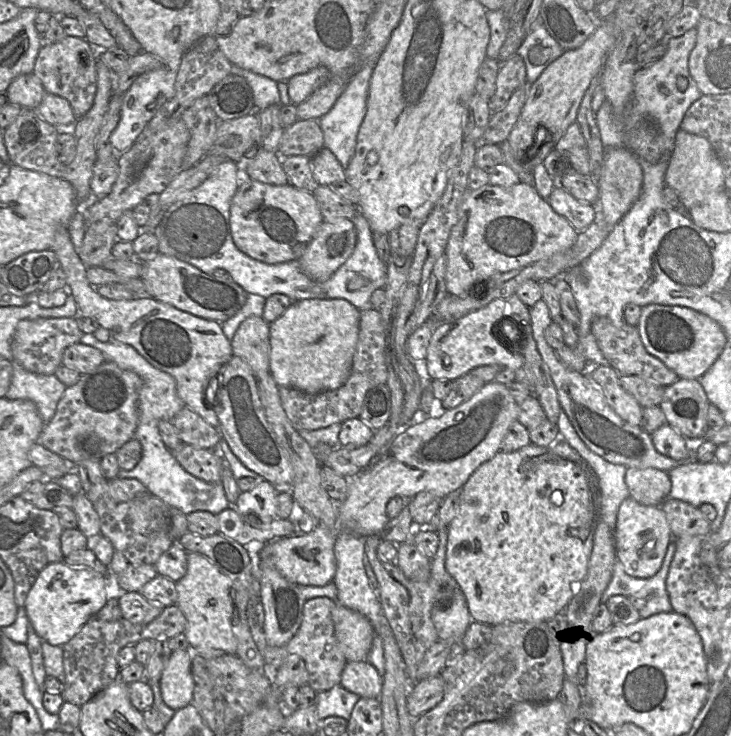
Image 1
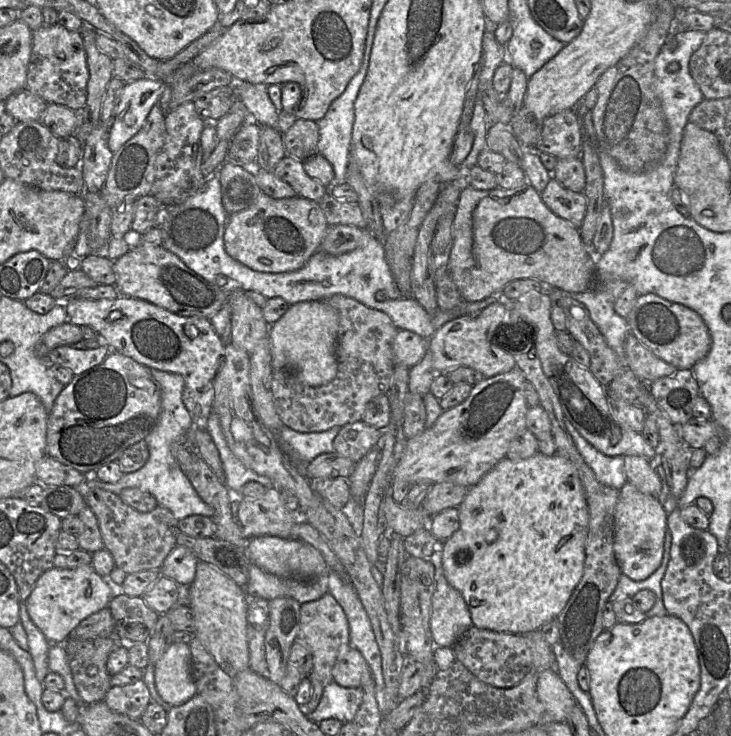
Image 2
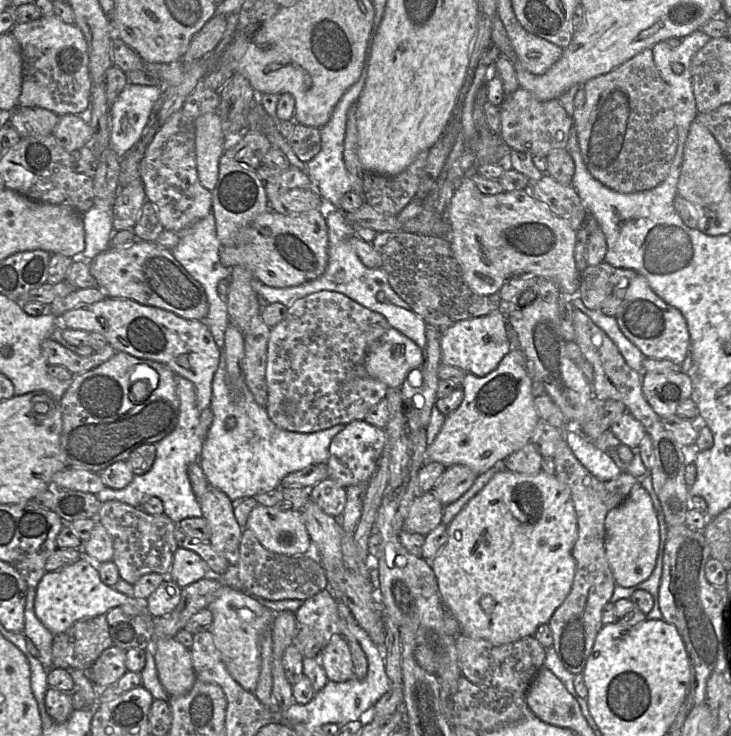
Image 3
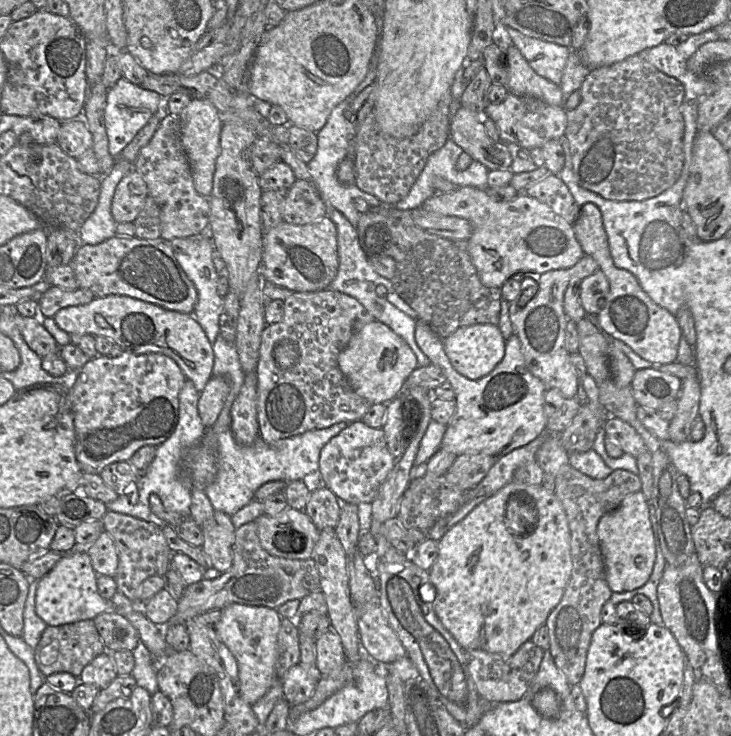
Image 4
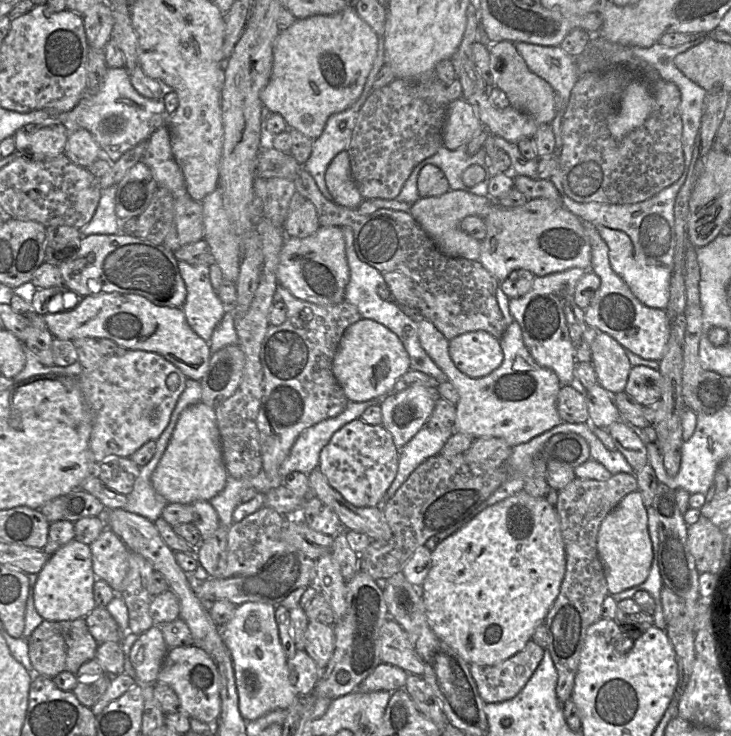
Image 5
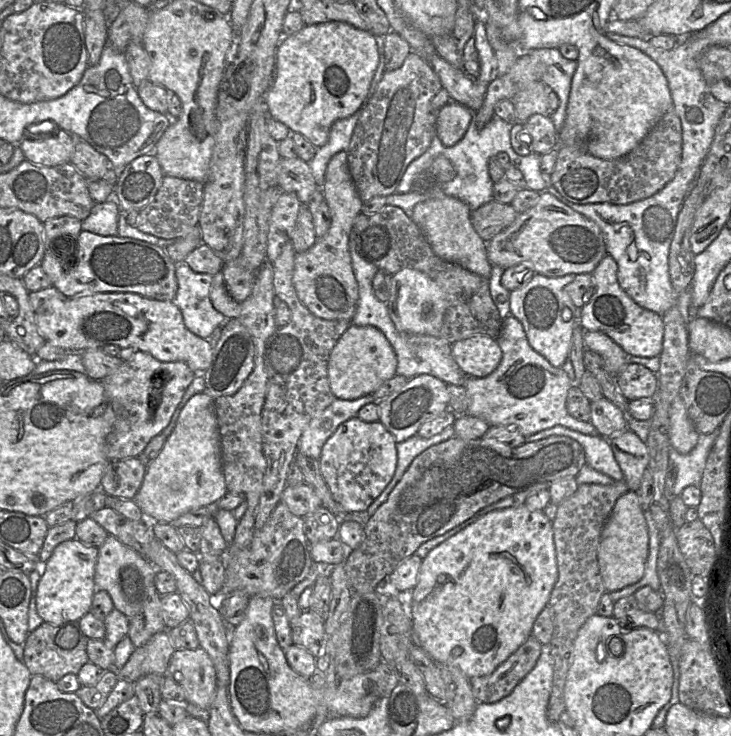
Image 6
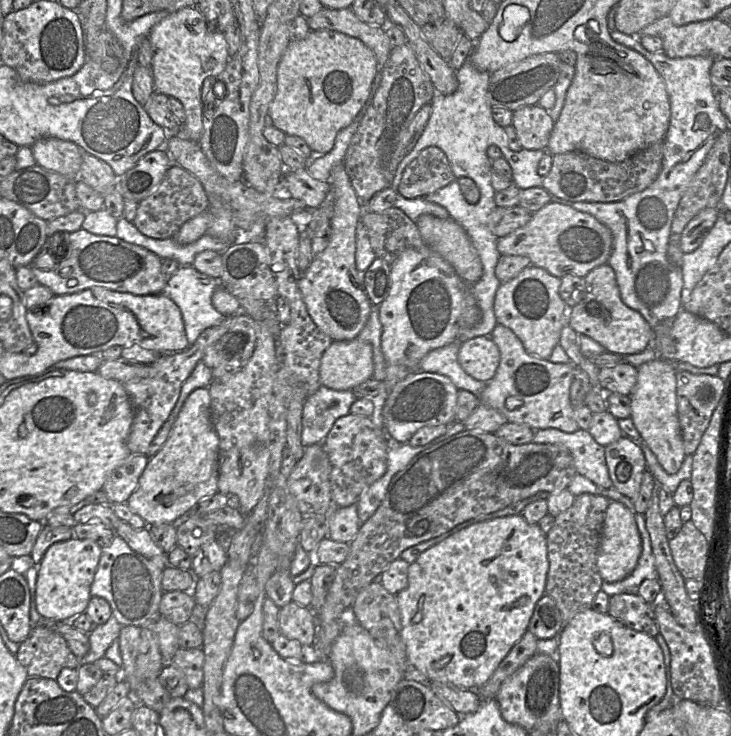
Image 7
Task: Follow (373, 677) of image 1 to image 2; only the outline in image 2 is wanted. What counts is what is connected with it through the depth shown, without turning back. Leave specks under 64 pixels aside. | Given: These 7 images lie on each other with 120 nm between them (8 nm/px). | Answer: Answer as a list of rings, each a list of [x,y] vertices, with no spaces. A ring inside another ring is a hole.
[[[349,646],[333,666],[332,678],[345,688],[363,688],[372,679],[372,672],[362,654]]]

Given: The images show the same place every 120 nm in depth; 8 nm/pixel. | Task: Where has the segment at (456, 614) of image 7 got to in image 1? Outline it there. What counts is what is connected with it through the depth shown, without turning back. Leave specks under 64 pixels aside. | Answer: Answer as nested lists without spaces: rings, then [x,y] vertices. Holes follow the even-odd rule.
[[[559,438],[553,444],[542,447],[533,443],[513,452],[500,450],[492,459],[481,464],[461,488],[459,509],[448,525],[445,569],[462,589],[473,622],[494,627],[503,623],[548,622],[557,614],[563,613],[576,593],[578,585],[584,580],[593,547],[596,525],[600,520],[596,495],[596,477],[583,460],[565,440]]]

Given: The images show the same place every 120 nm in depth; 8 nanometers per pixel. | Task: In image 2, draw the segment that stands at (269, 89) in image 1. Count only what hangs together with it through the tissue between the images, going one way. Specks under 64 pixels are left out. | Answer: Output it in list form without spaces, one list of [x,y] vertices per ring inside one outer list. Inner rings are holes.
[[[236,81],[236,83],[239,95],[252,121],[258,123],[260,126],[277,129],[279,113],[269,98],[267,92],[268,86],[242,81]]]

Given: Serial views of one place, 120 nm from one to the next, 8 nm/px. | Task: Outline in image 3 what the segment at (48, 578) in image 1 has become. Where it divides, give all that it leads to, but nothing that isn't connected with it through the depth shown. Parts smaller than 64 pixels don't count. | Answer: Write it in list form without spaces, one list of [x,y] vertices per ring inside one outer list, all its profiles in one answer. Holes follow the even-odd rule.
[[[86,557],[52,572],[46,572],[36,587],[34,611],[38,620],[54,635],[67,630],[75,622],[106,614],[110,609],[130,605],[149,613],[145,600],[128,597],[105,585],[99,577],[97,564]]]

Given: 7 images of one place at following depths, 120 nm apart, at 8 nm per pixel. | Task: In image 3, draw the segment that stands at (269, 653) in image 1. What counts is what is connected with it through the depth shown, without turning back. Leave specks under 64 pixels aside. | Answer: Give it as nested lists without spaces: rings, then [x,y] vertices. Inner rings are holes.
[[[323,590],[304,600],[294,615],[299,627],[307,627],[319,636],[323,647],[333,635],[340,633],[337,600],[330,590]]]

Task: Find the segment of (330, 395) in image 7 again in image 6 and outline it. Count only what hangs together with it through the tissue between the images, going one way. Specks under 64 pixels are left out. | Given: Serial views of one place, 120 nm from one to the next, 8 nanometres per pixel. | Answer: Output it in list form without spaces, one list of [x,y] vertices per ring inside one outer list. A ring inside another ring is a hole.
[[[372,395],[355,400],[336,398],[324,411],[313,417],[303,431],[297,444],[297,452],[313,459],[319,459],[323,445],[343,422],[356,417],[366,404],[376,402]]]

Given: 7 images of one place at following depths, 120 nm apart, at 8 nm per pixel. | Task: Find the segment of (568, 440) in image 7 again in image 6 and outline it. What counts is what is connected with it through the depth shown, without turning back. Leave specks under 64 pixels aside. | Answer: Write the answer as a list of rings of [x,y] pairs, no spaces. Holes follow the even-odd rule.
[[[554,426],[526,437],[526,442],[535,442],[551,436],[567,436],[576,440],[584,449],[587,465],[610,476],[614,481],[623,480],[623,472],[607,438],[599,435],[585,435],[563,426]]]

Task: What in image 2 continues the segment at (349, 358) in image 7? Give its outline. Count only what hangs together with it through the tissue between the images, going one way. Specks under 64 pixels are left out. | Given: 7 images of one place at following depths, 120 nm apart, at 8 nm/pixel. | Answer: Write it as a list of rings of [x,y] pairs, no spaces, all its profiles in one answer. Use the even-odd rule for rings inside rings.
[[[399,330],[392,343],[394,363],[412,368],[418,364],[428,350],[428,340],[420,335]]]

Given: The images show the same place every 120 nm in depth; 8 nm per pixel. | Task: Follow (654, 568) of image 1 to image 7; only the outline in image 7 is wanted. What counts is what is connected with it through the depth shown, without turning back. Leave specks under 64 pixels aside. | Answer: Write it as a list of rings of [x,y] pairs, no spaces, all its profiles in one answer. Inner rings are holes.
[[[611,501],[602,527],[597,568],[603,582],[618,582],[628,577],[636,568],[642,552],[642,541],[636,521],[636,512],[632,512],[624,504]]]

